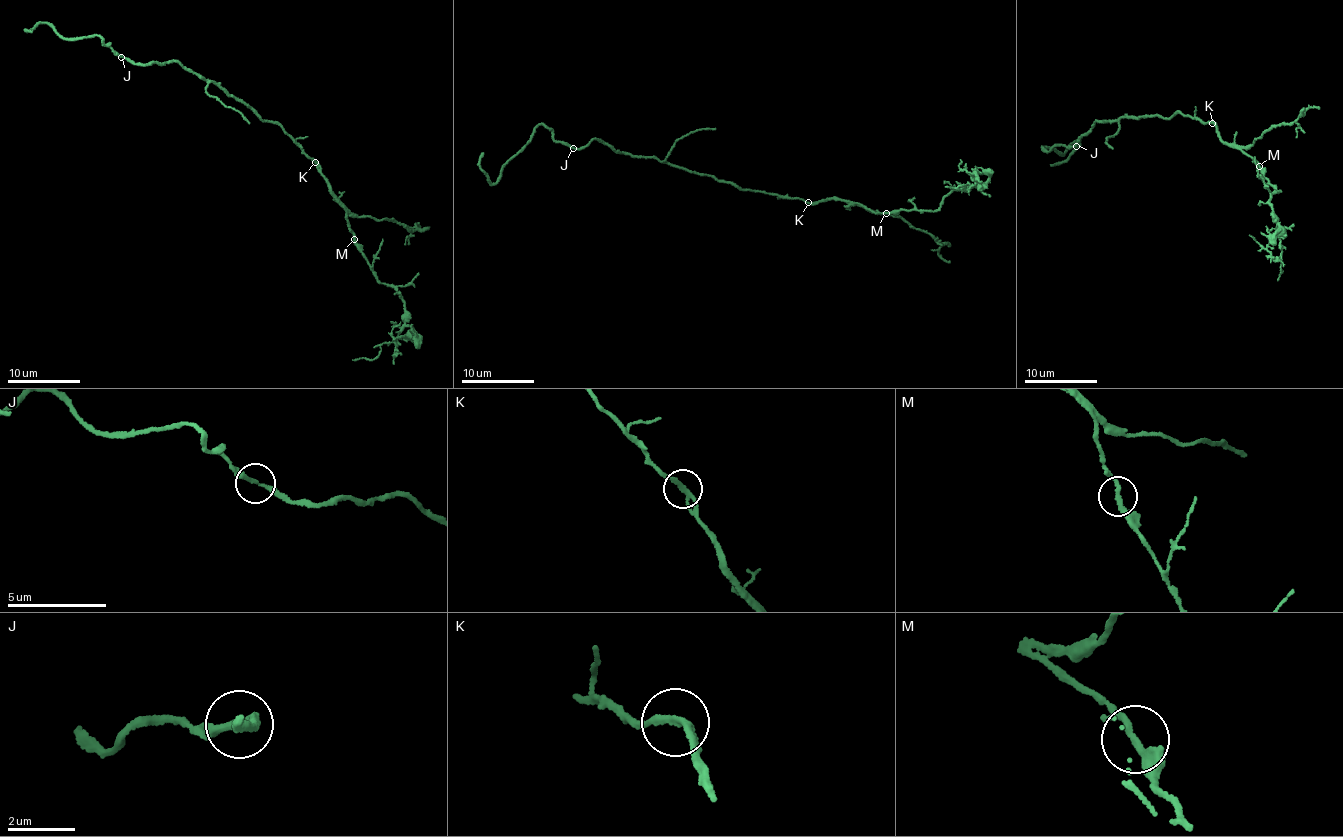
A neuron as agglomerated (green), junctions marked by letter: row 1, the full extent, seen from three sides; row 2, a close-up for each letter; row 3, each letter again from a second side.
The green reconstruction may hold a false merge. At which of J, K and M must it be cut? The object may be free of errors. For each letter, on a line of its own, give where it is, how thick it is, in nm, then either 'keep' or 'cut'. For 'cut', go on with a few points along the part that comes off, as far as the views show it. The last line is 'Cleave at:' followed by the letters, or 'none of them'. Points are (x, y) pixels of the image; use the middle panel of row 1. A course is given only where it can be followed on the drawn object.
J: at (573, 148); 180 nm thick; keep
K: at (808, 202); 190 nm thick; keep
M: at (886, 213); 200 nm thick; keep
Cleave at: none of them

